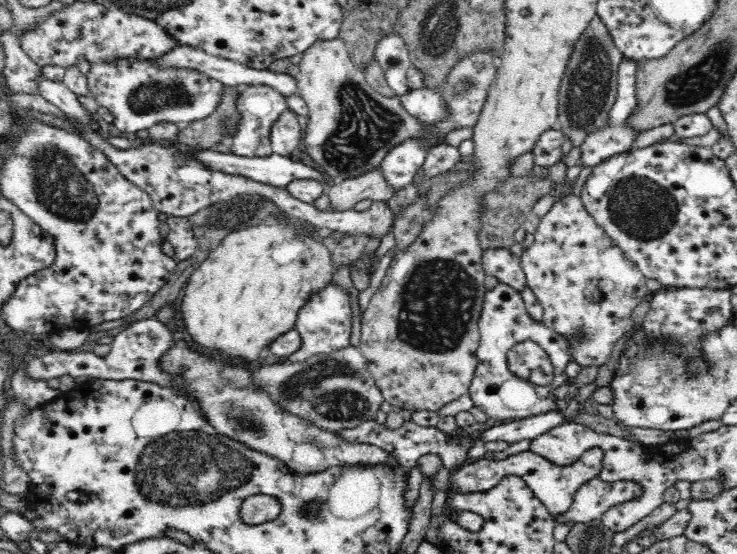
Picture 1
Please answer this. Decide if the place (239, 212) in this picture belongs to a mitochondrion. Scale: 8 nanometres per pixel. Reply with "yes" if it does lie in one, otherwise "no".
yes

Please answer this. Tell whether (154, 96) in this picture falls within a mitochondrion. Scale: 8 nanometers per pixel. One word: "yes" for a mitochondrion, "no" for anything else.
yes

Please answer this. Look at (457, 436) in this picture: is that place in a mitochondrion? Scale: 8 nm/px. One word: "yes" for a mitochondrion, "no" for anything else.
no

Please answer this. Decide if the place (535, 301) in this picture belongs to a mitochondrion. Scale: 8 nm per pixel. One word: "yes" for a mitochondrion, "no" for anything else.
no

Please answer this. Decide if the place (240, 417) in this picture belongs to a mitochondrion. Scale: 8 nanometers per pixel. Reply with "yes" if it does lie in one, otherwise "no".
yes

